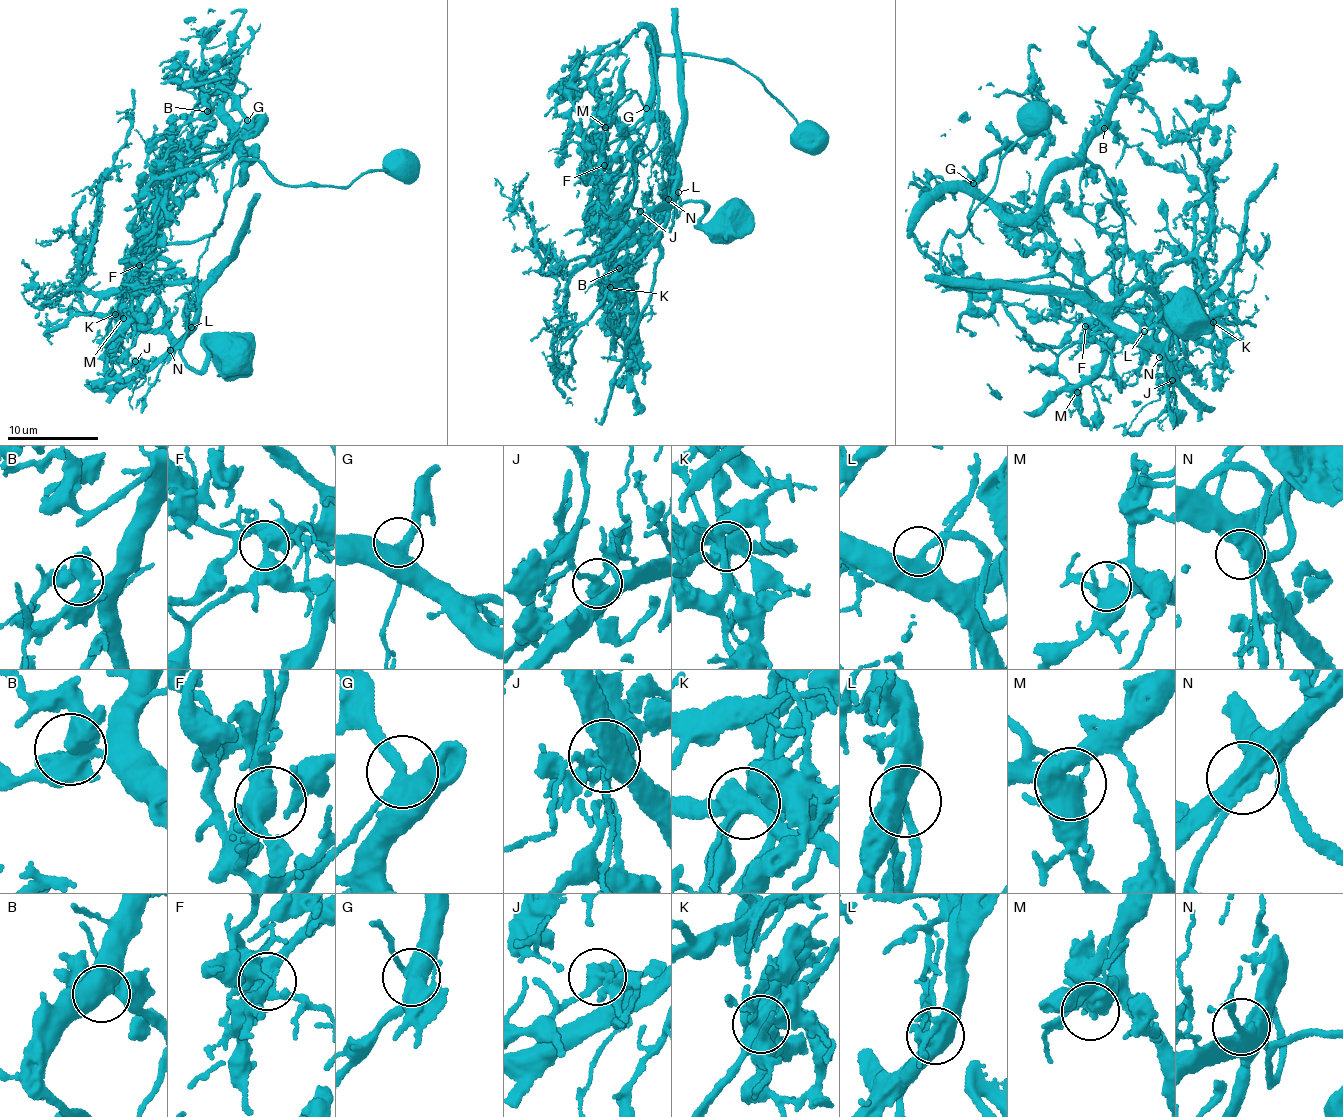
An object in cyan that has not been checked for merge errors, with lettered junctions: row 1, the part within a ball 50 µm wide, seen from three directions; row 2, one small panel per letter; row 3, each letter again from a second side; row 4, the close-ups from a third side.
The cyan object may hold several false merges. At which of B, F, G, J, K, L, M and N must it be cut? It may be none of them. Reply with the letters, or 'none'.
F, J, K

